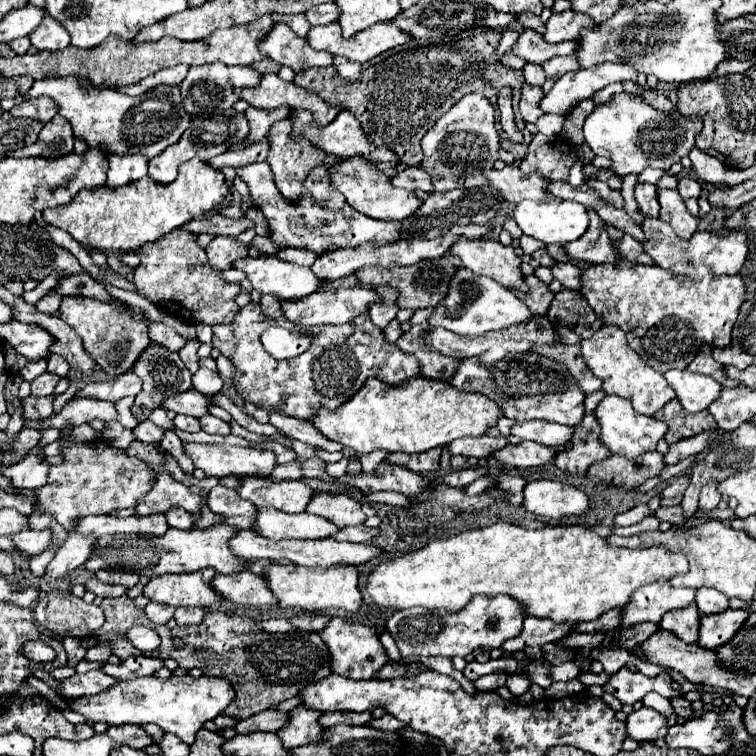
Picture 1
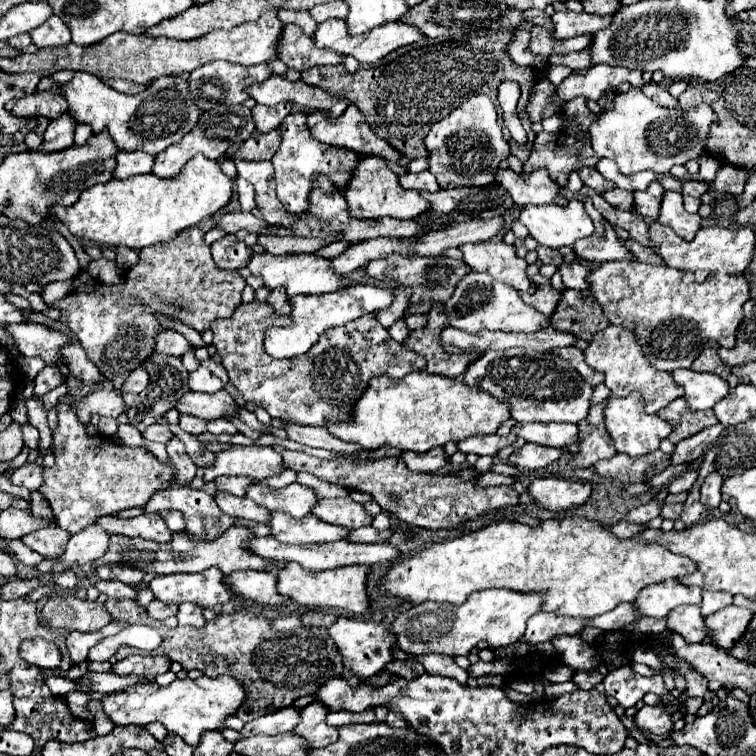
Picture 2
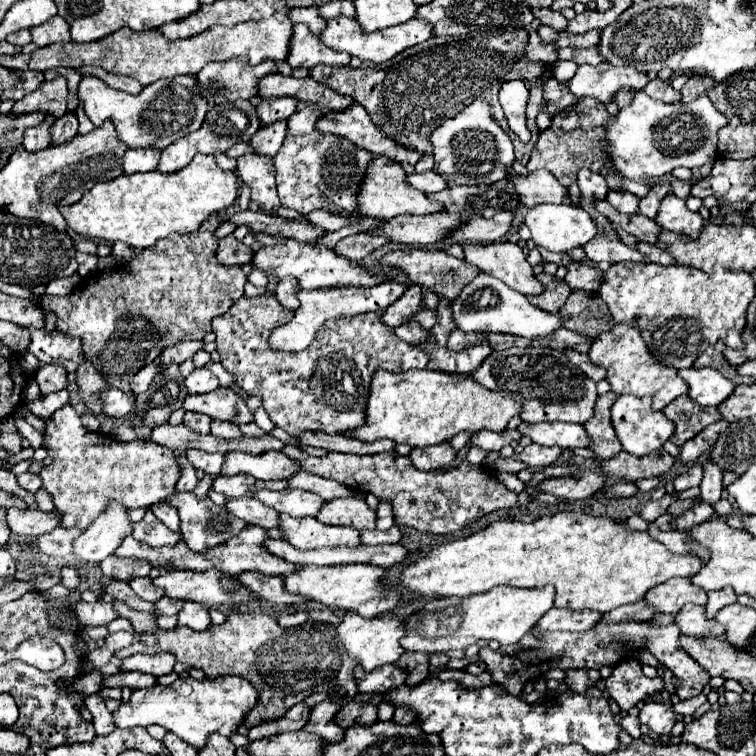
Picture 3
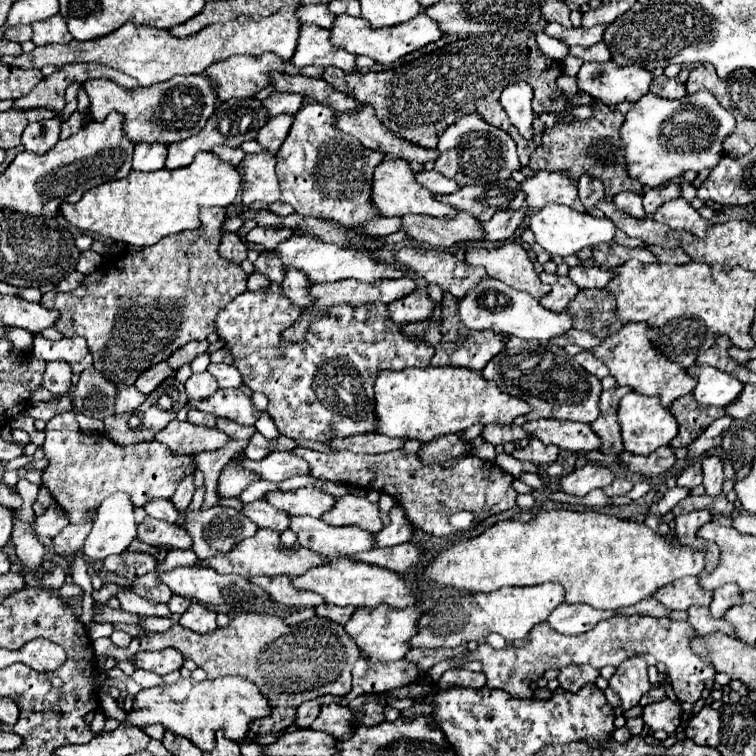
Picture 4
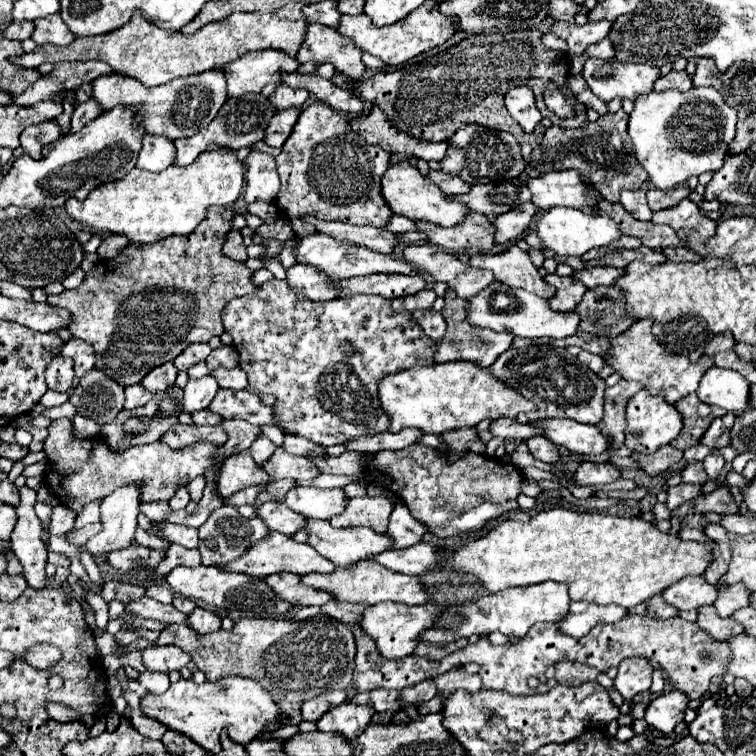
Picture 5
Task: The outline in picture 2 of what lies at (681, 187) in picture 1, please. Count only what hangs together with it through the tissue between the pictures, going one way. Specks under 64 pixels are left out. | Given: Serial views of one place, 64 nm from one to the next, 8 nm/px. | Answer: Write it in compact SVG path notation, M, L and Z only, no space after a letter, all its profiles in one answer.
M684 180L684 194L692 194L692 196L702 196L708 190L706 182L698 182L698 180Z

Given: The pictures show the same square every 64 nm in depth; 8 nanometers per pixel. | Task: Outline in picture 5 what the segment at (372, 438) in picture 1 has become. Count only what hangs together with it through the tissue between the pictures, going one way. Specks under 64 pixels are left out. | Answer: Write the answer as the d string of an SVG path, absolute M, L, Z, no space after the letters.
M456 360L434 366L414 366L410 370L392 374L380 382L378 388L382 408L392 418L390 432L402 428L420 428L426 434L442 434L446 430L476 426L484 418L516 418L520 412L536 410L536 404L524 398L514 388L496 380L490 370L468 360Z

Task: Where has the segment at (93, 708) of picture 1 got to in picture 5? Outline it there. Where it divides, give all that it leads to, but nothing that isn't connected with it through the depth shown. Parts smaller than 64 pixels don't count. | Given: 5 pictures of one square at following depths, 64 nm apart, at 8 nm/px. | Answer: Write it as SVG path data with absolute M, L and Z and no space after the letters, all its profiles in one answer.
M226 676L216 682L204 682L196 684L194 680L180 678L178 682L170 684L170 688L160 694L148 694L142 698L142 710L146 716L166 724L170 730L176 730L188 738L192 738L196 744L202 744L202 748L210 754L218 754L222 750L220 746L220 732L226 730L228 736L240 744L250 744L256 740L264 730L278 730L282 726L280 722L280 708L272 700L272 694L264 690L256 680L242 678L242 676Z

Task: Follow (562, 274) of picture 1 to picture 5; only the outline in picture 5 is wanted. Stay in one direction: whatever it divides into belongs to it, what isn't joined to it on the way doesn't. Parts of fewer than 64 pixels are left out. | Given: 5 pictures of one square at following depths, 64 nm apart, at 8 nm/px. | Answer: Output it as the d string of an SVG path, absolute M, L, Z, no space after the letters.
M588 266L582 272L576 272L576 280L580 280L586 288L596 288L602 284L612 284L616 282L616 278L620 278L624 274L624 270L620 268L612 268L612 266Z

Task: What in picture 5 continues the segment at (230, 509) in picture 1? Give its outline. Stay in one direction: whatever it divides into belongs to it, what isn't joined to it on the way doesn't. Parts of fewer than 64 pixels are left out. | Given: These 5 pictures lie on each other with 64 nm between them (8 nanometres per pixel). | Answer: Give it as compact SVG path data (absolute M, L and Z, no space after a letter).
M264 502L262 506L258 506L258 516L268 524L268 528L282 534L296 534L308 522L308 518L278 502Z

